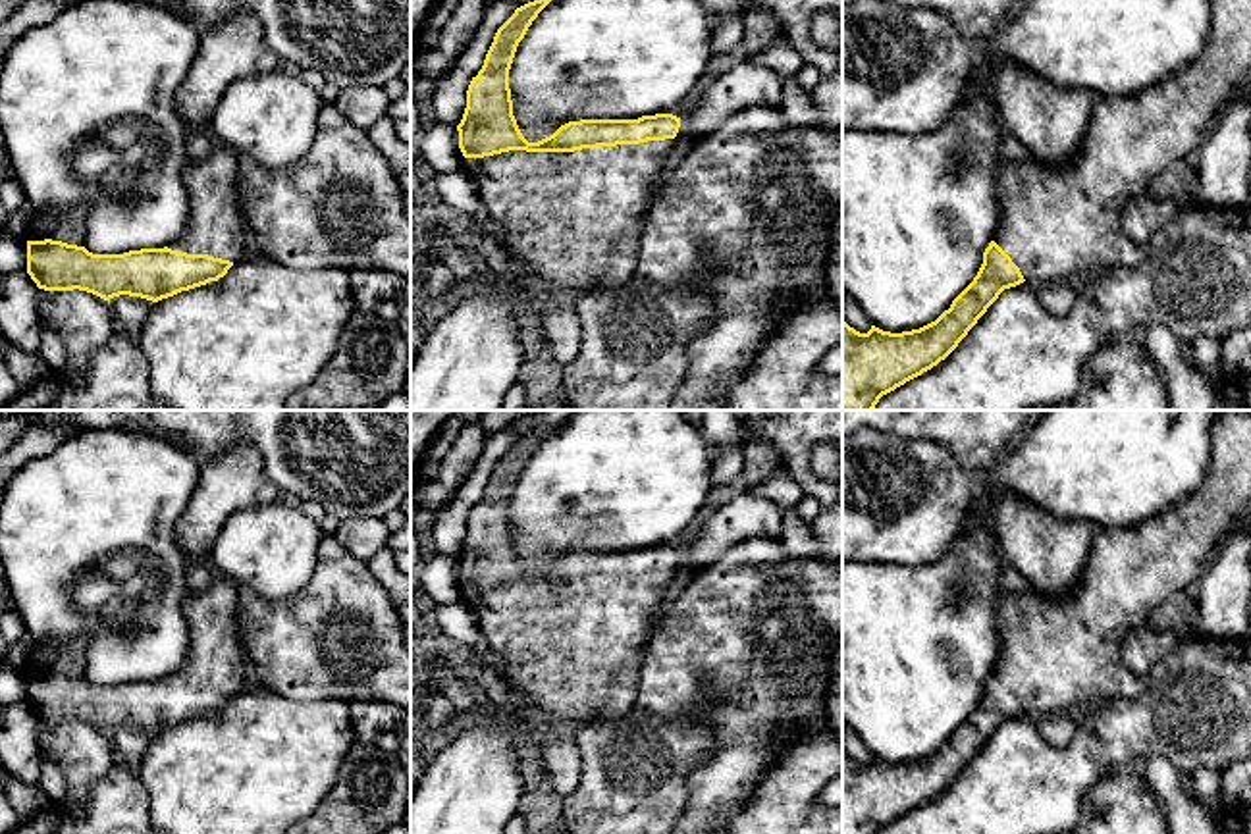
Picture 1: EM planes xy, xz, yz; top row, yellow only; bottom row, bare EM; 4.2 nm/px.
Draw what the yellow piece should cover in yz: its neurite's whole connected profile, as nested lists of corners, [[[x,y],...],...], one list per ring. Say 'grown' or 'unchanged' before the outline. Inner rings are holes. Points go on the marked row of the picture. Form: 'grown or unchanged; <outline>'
grown; [[[1211,0],[1212,23],[1205,50],[1182,71],[1128,96],[1095,96],[1081,150],[1066,166],[1047,166],[1037,158],[1002,162],[997,175],[1000,223],[983,252],[983,264],[973,281],[952,300],[935,322],[902,333],[875,326],[860,333],[842,320],[842,410],[873,410],[879,399],[945,360],[1004,289],[1024,281],[1037,287],[1079,283],[1091,274],[1120,266],[1135,266],[1147,247],[1135,245],[1124,231],[1124,206],[1145,193],[1157,175],[1178,160],[1199,152],[1224,100],[1243,89],[1251,73],[1251,0]]]

